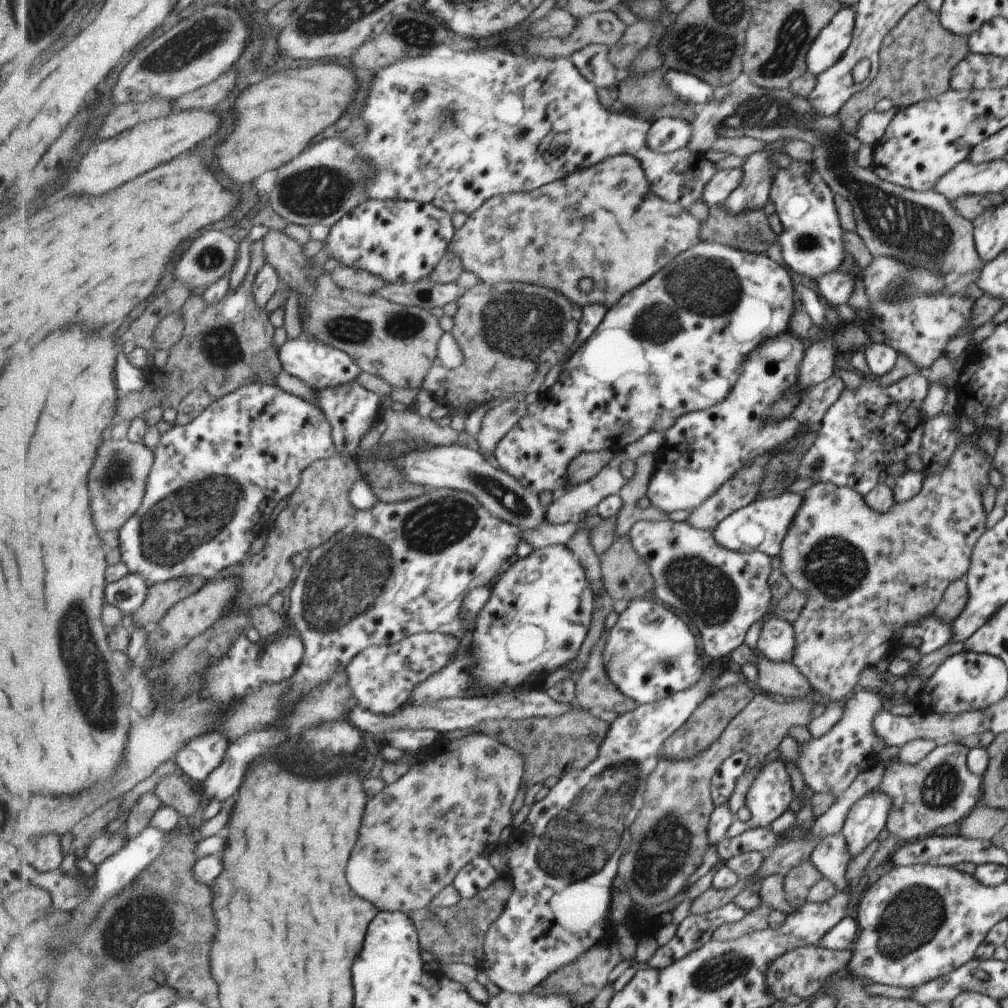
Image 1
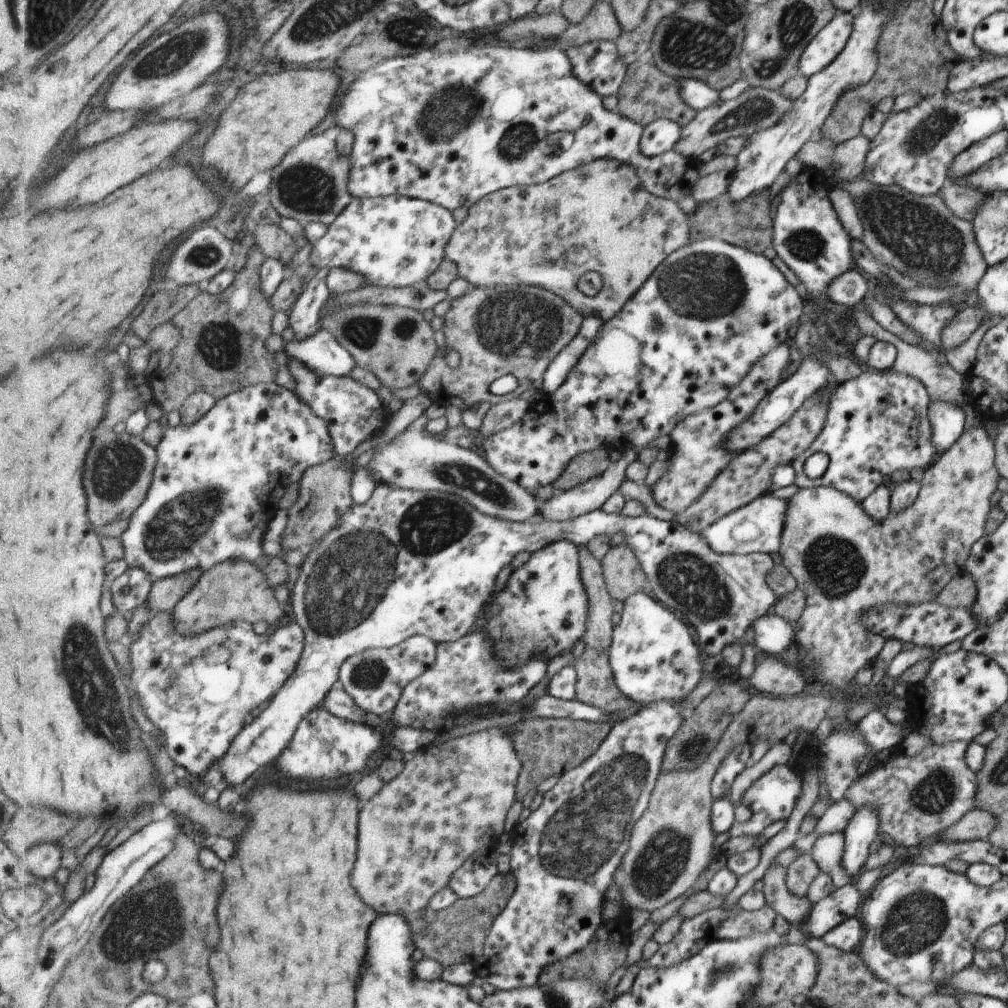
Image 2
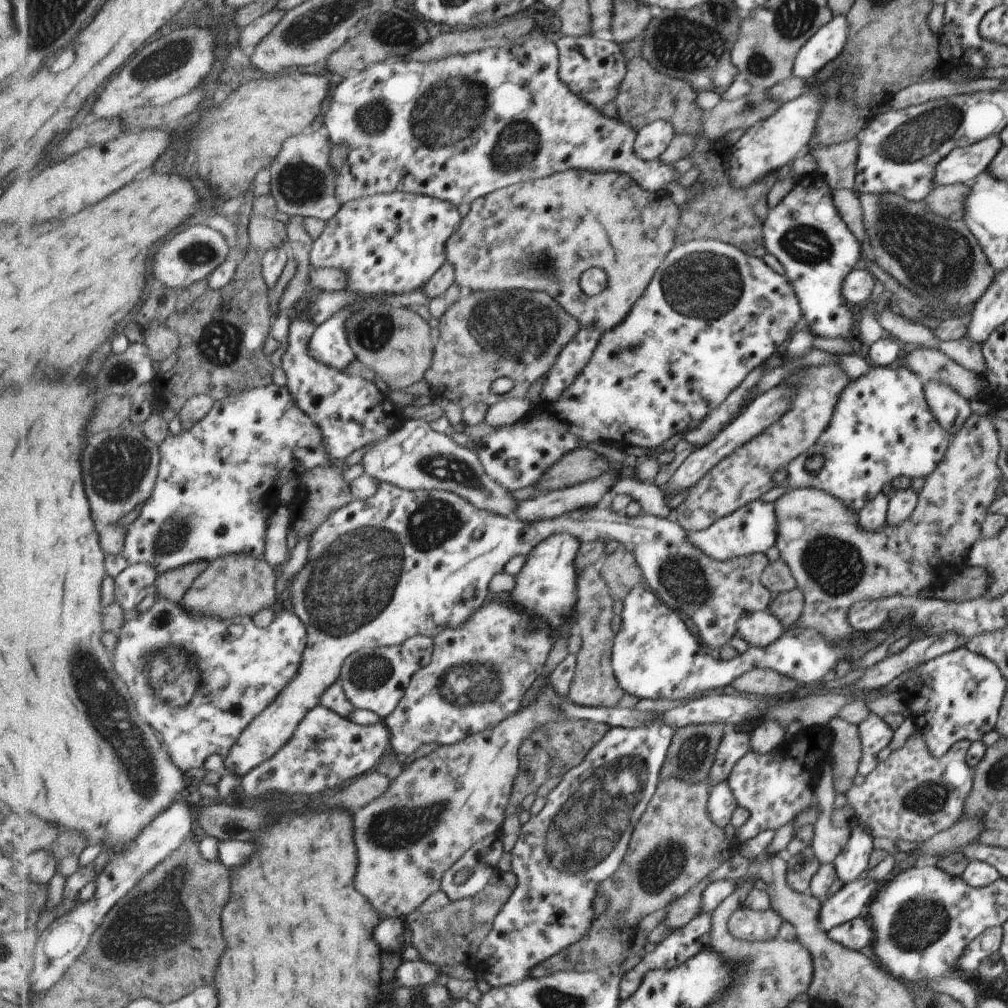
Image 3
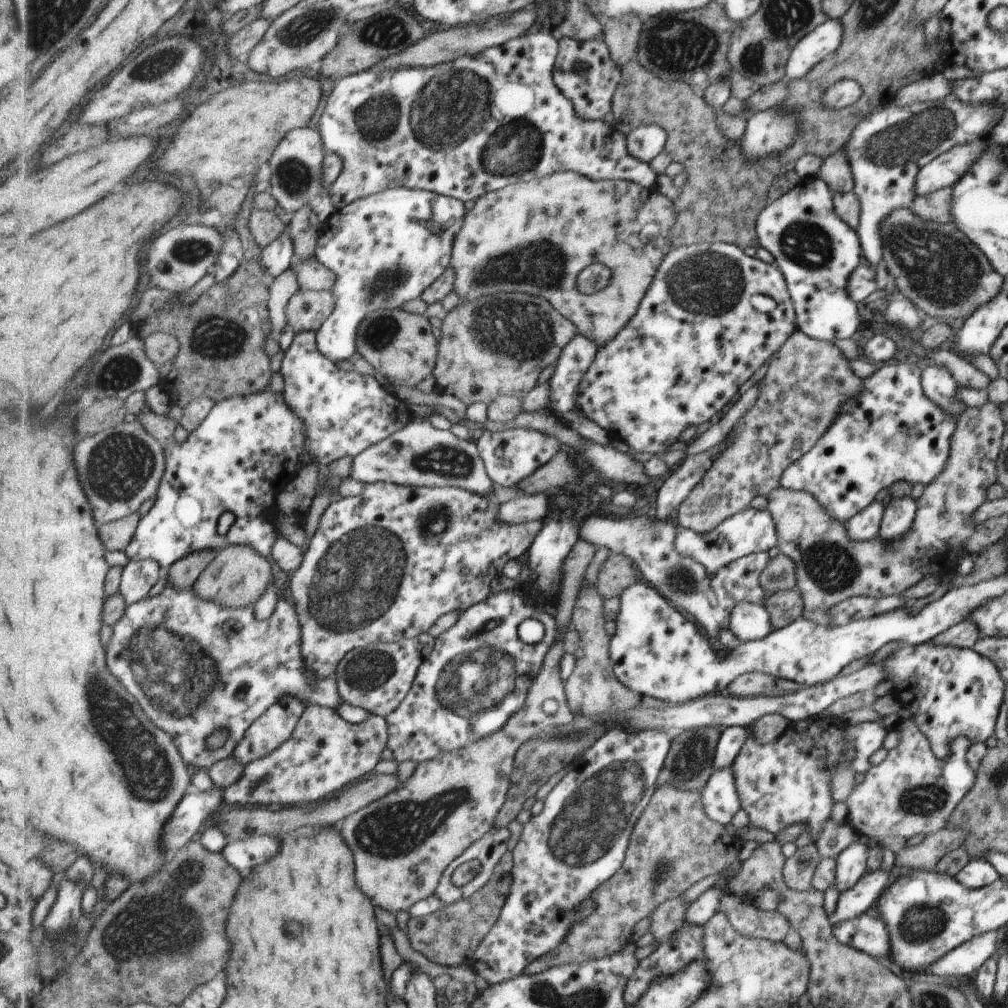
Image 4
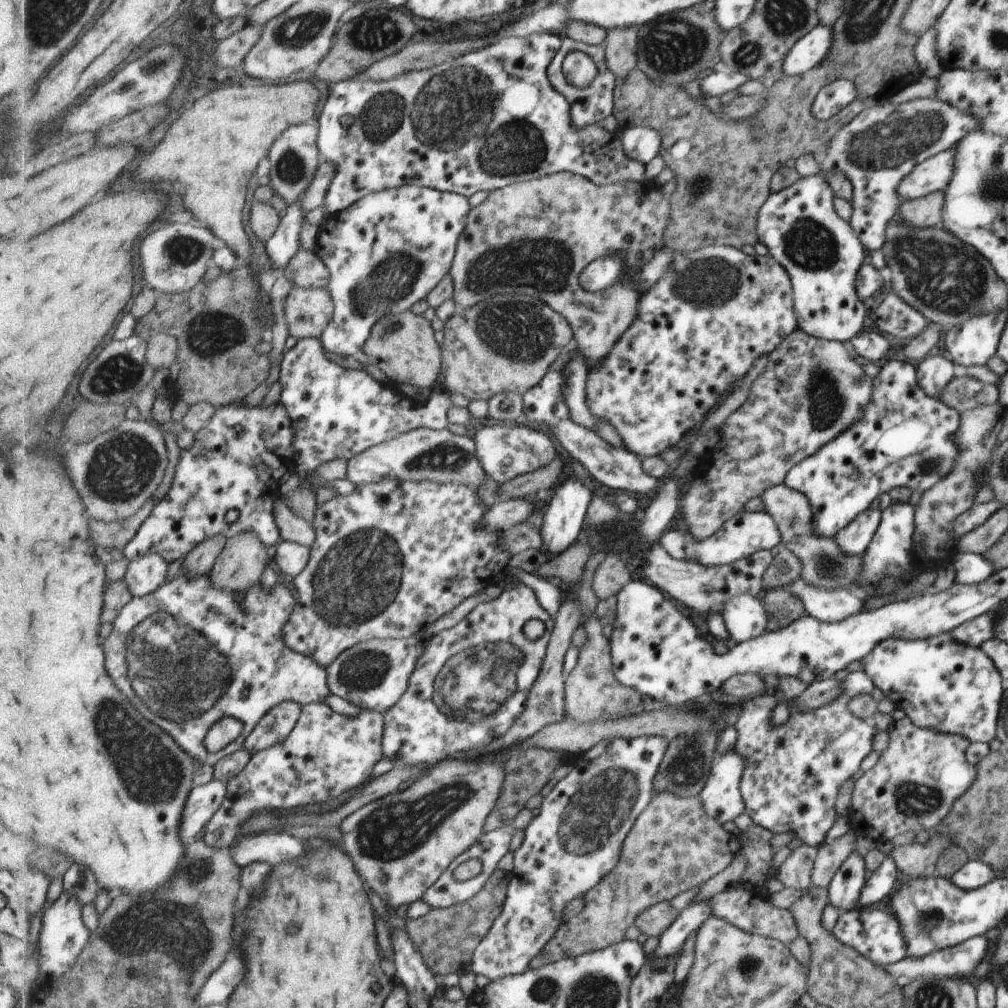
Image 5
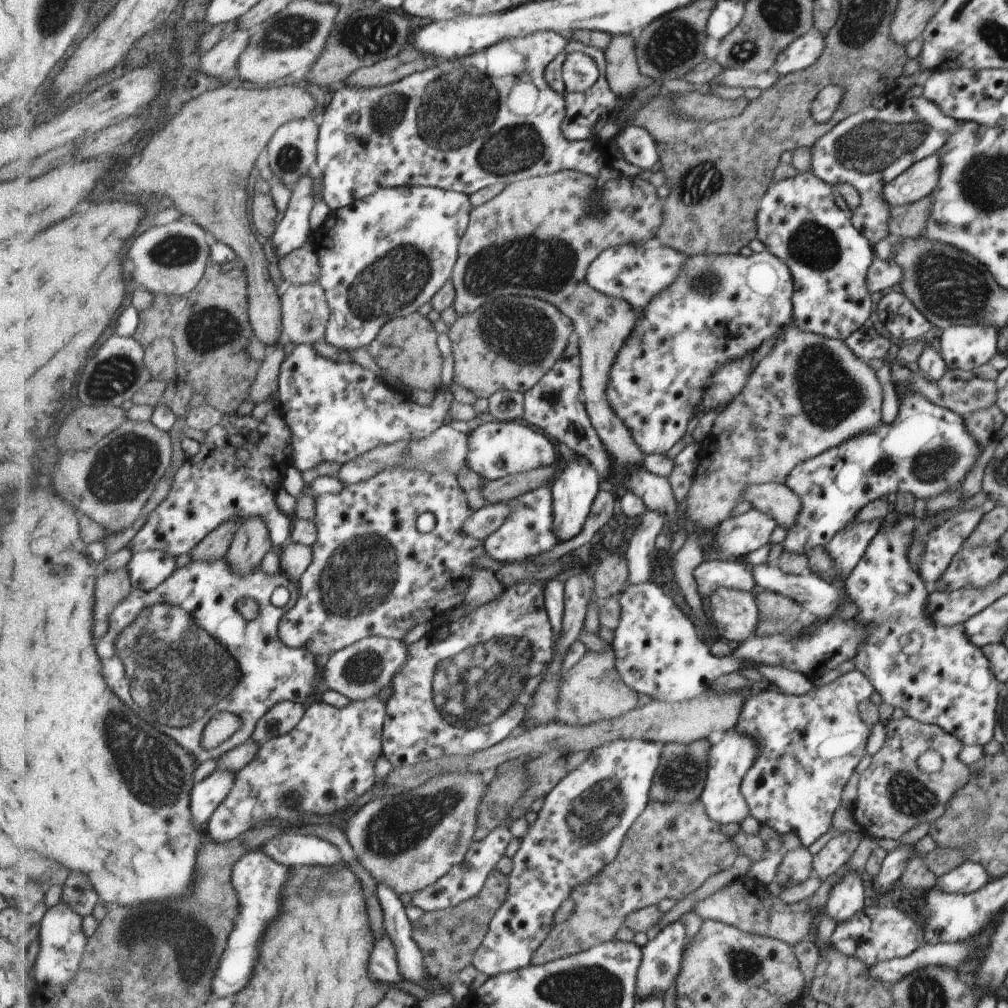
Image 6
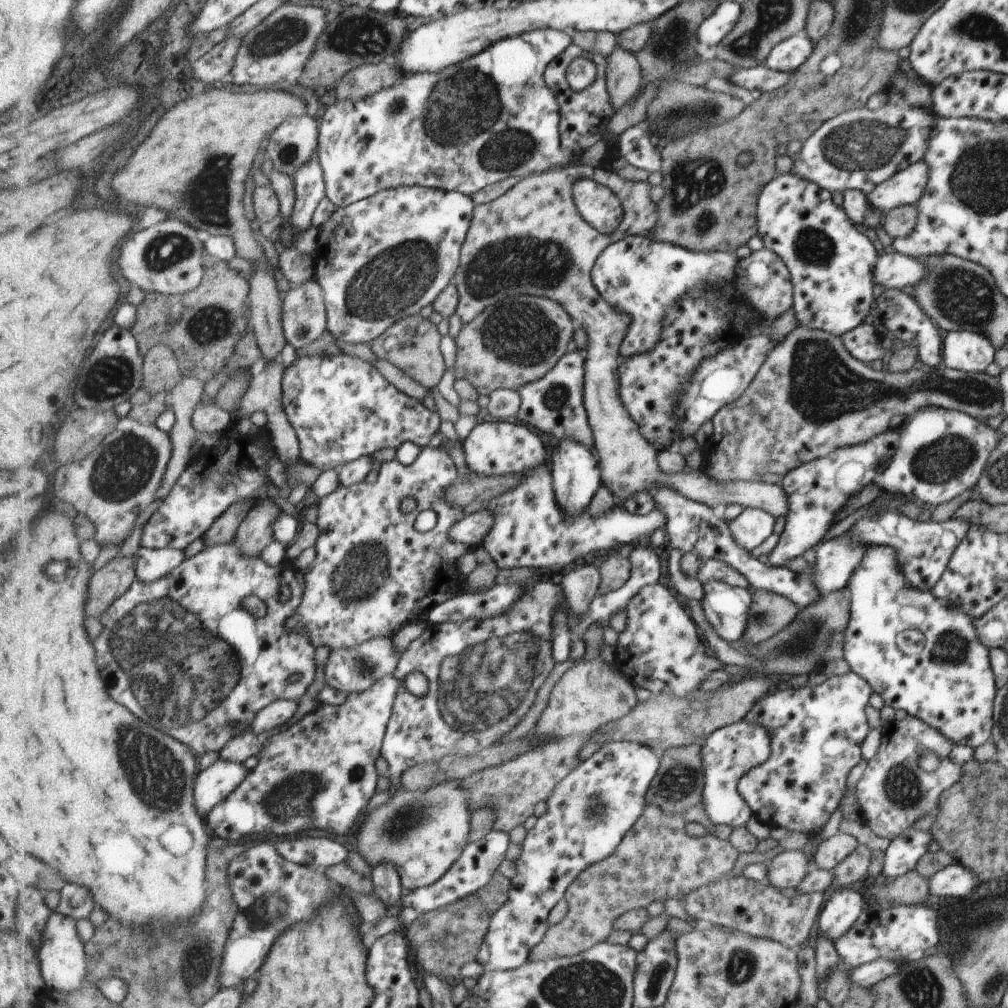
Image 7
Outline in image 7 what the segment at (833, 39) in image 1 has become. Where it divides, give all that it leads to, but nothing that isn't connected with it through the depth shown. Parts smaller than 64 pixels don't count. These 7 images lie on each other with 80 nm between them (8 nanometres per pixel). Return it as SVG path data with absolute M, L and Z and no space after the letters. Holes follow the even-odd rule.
M805 32L793 35L775 45L762 64L769 70L793 73L795 69L801 68L806 58L813 53L814 44Z

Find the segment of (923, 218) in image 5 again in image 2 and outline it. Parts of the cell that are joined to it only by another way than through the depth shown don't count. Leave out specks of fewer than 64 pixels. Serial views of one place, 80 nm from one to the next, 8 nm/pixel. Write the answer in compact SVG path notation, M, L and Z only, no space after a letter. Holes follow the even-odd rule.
M949 177L939 192L947 208L960 219L971 222L976 210L983 204L986 194L966 185L955 184Z

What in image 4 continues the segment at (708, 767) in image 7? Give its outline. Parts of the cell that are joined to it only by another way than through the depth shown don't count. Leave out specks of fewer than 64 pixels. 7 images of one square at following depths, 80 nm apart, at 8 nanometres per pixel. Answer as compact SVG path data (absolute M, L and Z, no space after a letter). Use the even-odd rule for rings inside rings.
M730 767L713 770L706 785L700 790L703 810L719 824L730 822L741 808L737 787L734 785L733 770Z

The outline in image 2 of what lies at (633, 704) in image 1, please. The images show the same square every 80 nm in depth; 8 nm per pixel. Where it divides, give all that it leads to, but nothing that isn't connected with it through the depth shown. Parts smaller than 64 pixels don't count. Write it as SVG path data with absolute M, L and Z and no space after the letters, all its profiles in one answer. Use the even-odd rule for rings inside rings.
M581 545L579 548L583 582L590 594L590 618L586 636L583 638L586 644L585 651L575 661L576 671L578 672L576 699L599 707L606 712L611 712L617 708L629 708L635 704L635 701L623 695L622 690L617 686L614 670L610 665L610 646L614 637L614 598L610 593L609 584L606 582L604 566L602 561L587 548L587 545Z

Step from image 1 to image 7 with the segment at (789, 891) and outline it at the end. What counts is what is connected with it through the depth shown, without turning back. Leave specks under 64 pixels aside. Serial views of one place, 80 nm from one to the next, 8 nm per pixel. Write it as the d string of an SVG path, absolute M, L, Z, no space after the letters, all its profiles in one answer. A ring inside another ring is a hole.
M802 849L781 851L767 862L766 880L775 888L796 888L807 874L809 860Z

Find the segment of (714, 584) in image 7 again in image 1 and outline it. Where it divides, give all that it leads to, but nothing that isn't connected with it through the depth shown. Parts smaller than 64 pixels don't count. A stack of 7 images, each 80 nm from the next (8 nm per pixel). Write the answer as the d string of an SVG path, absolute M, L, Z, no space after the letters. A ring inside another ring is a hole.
M773 615L763 620L758 639L757 650L771 662L789 663L793 661L795 650L794 627L785 619Z

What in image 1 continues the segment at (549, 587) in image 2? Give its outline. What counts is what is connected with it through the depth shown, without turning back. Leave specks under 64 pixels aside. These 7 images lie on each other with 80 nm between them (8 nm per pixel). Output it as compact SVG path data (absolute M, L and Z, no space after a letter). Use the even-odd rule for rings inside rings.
M567 545L534 549L531 554L507 567L494 582L491 598L478 614L476 626L469 635L470 647L479 660L473 684L481 688L481 696L517 696L516 691L528 683L532 685L531 691L540 690L549 674L569 663L575 663L589 634L593 606L595 591L590 578L582 562Z

